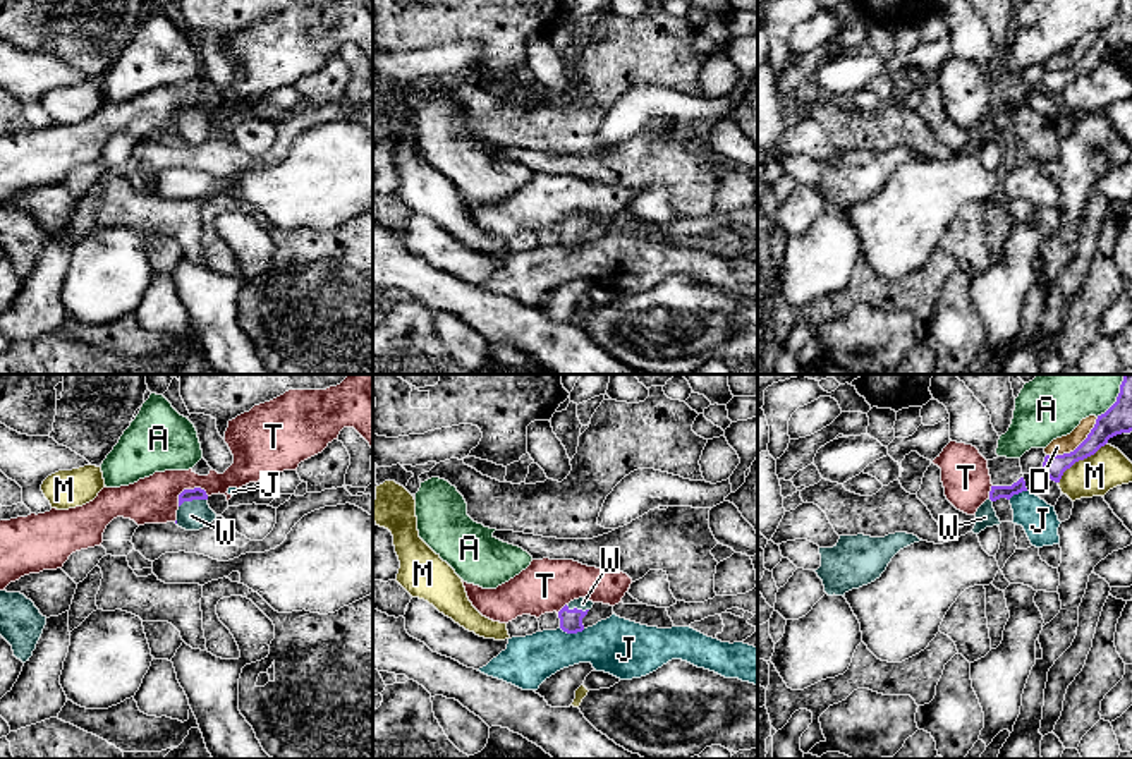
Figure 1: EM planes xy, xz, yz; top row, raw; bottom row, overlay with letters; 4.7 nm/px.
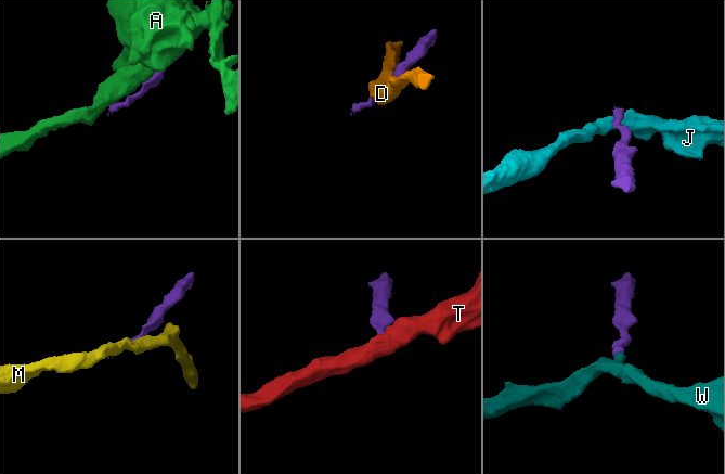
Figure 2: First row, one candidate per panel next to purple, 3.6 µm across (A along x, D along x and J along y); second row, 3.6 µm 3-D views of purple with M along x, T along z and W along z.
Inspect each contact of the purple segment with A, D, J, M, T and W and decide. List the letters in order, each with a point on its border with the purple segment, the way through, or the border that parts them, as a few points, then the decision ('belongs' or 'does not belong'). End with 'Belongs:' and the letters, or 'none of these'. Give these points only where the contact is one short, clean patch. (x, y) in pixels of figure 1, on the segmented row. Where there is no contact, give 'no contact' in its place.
A: contact yz (1117, 397); does not belong
D: contact yz (1077, 447); does not belong
J: contact xz (572, 632); border xz (560, 627), (567, 632), (581, 632), (584, 629); does not belong
M: contact yz (1079, 459); does not belong
T: contact xy (188, 490); border xy (208, 495), (200, 488), (186, 488), (179, 495), (177, 505); does not belong
W: contact xy (193, 498); way xy (188, 495), (193, 498), (191, 516); belongs
Belongs: W

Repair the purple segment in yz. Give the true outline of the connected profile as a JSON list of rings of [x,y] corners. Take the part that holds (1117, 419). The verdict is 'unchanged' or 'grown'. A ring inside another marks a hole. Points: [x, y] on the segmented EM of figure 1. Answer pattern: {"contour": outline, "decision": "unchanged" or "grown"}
{"contour": [[[1123,374],[1117,402],[1101,416],[1087,438],[1070,453],[1046,455],[1043,474],[1055,483],[1060,483],[1063,472],[1075,462],[1094,455],[1110,438],[1132,431],[1132,374]]], "decision": "unchanged"}

